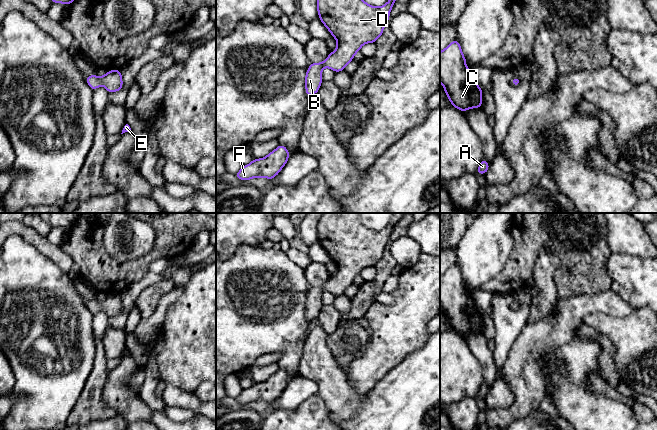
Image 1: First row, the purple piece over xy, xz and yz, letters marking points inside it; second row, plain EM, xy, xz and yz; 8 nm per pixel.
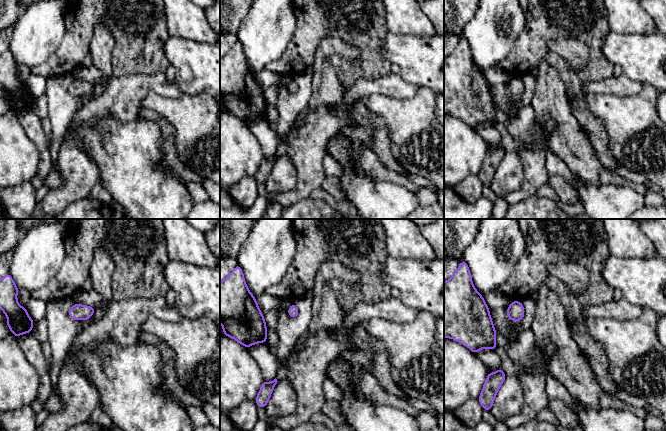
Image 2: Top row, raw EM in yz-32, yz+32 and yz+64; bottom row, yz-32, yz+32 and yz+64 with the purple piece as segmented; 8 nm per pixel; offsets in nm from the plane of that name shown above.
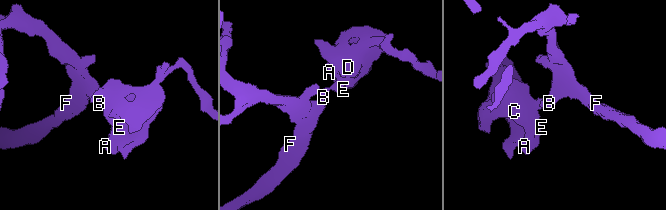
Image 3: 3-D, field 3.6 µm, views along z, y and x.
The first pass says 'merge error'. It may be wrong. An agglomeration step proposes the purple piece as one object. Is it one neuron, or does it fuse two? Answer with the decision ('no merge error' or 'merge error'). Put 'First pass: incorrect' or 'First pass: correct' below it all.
no merge error
First pass: incorrect

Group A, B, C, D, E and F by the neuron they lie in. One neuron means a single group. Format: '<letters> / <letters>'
A B C D E F

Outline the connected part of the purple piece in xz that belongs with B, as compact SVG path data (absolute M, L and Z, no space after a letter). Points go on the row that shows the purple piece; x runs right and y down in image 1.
M317 0L319 19L337 41L337 49L322 63L311 63L306 76L306 95L316 94L325 67L344 70L365 43L374 43L383 33L395 0L374 7L363 0Z

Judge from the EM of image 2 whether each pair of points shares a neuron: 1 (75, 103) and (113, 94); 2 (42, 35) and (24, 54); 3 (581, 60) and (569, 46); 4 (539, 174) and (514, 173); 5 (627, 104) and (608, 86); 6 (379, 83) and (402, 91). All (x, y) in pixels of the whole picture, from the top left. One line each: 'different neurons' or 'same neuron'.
1: different neurons
2: same neuron
3: same neuron
4: different neurons
5: different neurons
6: same neuron

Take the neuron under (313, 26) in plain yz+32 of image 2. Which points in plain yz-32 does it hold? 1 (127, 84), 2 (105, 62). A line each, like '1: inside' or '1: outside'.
1: outside
2: outside

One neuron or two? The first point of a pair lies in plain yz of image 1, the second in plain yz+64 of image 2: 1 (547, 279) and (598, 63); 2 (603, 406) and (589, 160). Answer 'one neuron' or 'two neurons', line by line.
1: two neurons
2: two neurons

